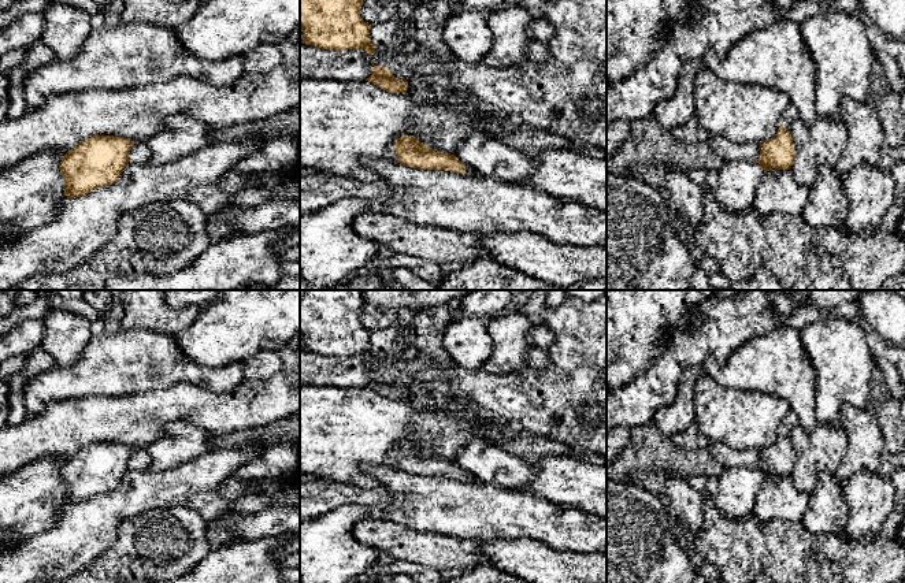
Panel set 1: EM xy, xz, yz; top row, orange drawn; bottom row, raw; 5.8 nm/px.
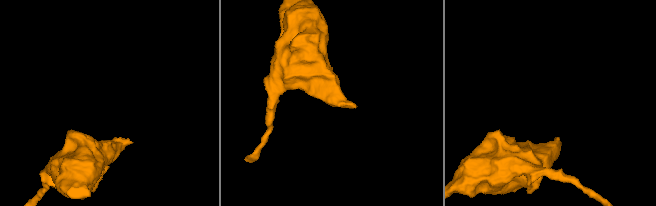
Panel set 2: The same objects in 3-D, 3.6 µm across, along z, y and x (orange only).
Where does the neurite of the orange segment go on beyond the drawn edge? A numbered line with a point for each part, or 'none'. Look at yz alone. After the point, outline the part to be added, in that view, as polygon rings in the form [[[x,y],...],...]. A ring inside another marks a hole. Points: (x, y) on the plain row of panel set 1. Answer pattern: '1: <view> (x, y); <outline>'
1: yz (790, 420); [[[790,409],[780,423],[780,431],[789,435],[790,431],[798,424],[800,422],[797,415]]]

